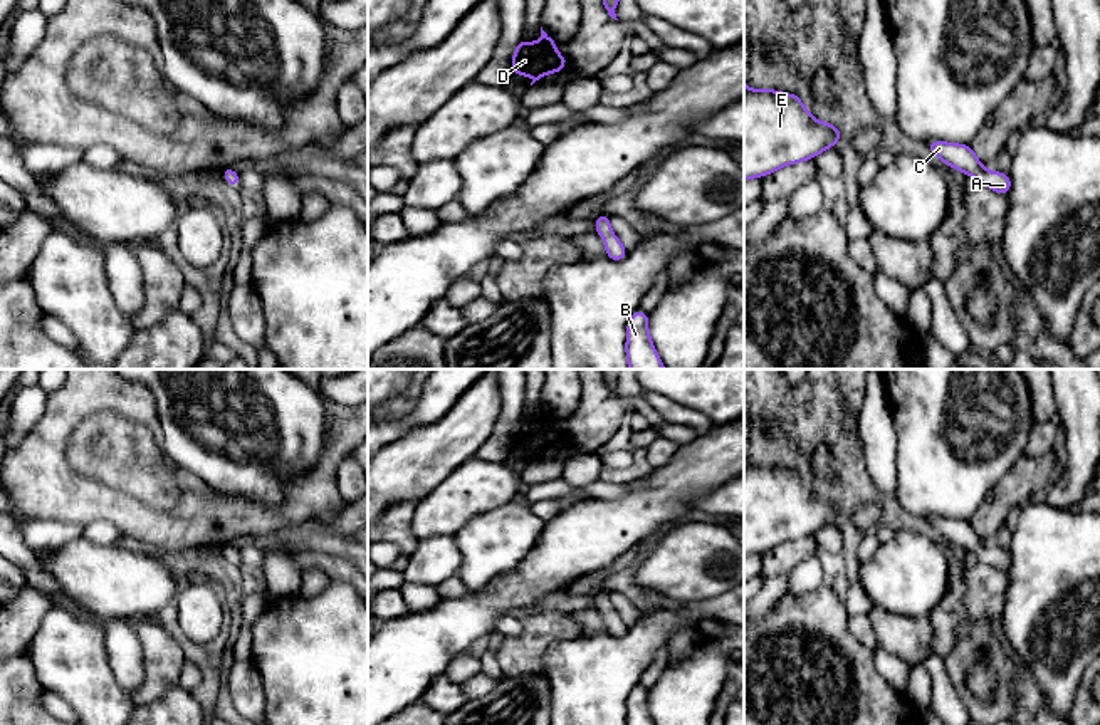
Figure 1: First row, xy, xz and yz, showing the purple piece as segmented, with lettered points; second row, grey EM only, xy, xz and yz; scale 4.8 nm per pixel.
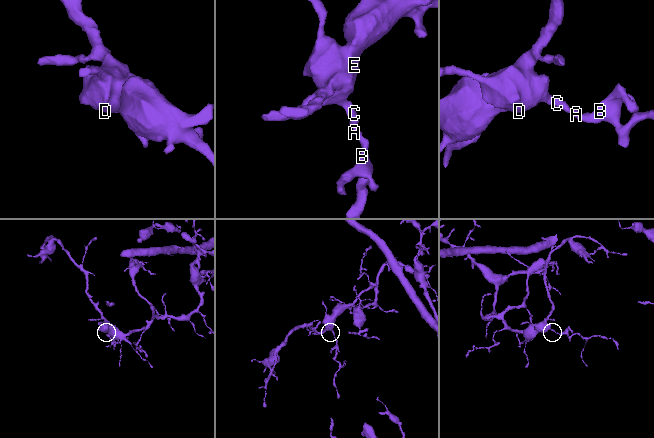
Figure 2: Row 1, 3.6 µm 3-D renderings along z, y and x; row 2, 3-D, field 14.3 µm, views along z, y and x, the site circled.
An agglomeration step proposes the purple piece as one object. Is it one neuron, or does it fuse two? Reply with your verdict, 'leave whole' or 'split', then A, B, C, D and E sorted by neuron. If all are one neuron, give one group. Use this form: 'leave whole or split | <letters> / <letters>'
leave whole | A B C D E

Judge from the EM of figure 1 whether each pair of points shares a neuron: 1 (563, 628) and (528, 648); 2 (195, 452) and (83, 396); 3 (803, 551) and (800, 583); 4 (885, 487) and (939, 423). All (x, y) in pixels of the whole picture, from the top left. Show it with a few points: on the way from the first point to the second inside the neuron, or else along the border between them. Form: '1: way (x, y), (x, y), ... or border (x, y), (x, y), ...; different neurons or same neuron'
1: way (555, 628), (548, 628), (536, 640); same neuron
2: border (153, 398), (158, 408), (162, 440); different neurons
3: border (817, 554), (803, 559), (788, 576); different neurons
4: border (895, 435), (894, 494); different neurons

